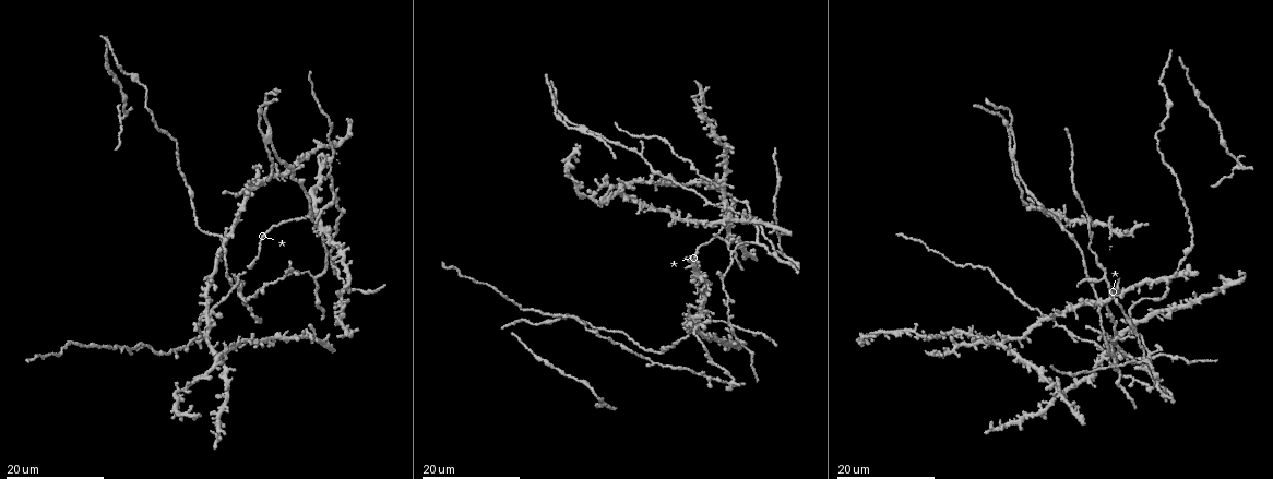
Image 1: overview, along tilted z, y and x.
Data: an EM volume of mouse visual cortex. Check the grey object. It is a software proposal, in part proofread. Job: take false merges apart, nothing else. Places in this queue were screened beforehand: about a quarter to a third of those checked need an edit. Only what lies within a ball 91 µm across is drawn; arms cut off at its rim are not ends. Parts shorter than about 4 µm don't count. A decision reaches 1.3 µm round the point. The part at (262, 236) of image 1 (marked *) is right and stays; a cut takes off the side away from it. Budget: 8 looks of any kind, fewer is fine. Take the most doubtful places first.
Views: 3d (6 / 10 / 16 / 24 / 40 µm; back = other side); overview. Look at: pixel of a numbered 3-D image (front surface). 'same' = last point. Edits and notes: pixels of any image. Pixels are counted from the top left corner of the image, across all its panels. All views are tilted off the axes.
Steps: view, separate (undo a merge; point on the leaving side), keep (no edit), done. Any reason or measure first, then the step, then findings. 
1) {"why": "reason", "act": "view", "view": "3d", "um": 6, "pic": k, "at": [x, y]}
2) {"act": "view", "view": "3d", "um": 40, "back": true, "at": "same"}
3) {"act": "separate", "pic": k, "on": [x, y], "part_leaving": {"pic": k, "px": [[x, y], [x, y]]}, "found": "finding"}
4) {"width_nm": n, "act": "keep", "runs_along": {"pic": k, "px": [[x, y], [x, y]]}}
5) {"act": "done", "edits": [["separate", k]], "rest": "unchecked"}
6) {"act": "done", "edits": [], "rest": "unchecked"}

{"act": "view", "view": "3d", "um": 24, "pic": 1, "at": [731, 325]}

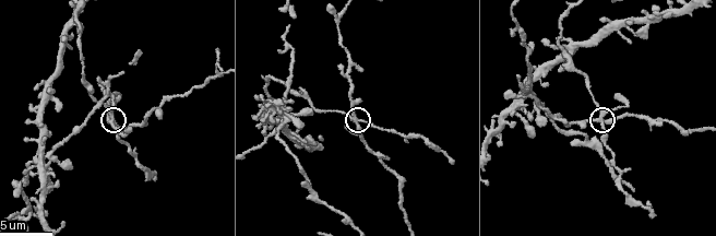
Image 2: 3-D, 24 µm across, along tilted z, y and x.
{"act": "view", "view": "3d", "um": 6, "pic": 2, "at": [114, 118]}

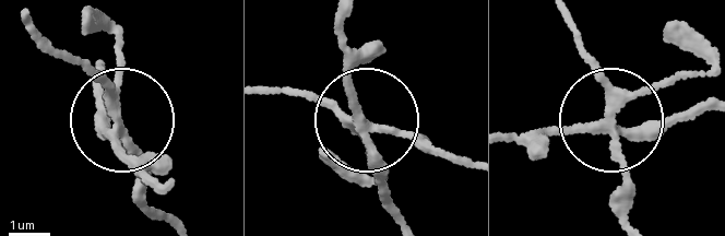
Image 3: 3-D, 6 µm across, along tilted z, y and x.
{"side_arm_um": 16, "act": "separate", "pic": 3, "on": [102, 81], "part_leaving": {"pic": 3, "px": [[123, 128], [103, 86], [36, 32]]}, "found": "a second neuron is stuck on"}

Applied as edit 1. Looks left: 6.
{"why": "four-way junction", "act": "view", "view": "3d", "um": 6, "pic": 2, "at": [218, 73]}

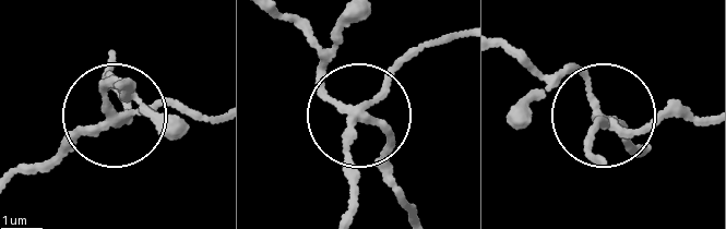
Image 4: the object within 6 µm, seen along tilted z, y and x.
{"arms": 4, "act": "separate", "pic": 4, "on": [392, 148], "part_leaving": {"pic": 4, "px": [[353, 111], [324, 91], [320, 48], [292, 16]]}, "found": "two neurons meet here"}

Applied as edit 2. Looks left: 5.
{"why": "three-way junction", "act": "view", "view": "3d", "um": 24, "pic": 1, "at": [265, 133]}

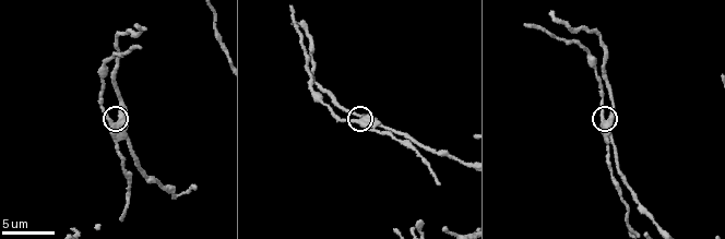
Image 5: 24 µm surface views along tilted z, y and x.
{"act": "view", "view": "3d", "um": 10, "pic": 5, "at": [366, 119]}

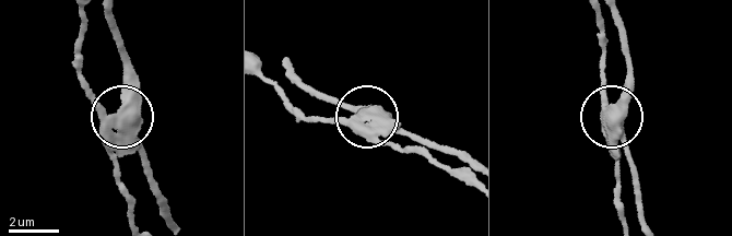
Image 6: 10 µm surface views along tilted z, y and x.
{"side_arm_um": 18, "act": "separate", "pic": 6, "on": [95, 107], "part_leaving": {"pic": 6, "px": [[125, 121], [104, 107], [82, 73], [77, 46], [82, 15]]}, "found": "a second neuron is stuck on"}

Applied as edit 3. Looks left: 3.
{"why": "four or more arms meet", "act": "view", "view": "3d", "um": 16, "pic": 1, "at": [1097, 300]}

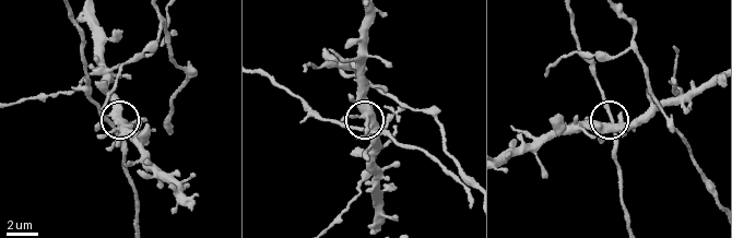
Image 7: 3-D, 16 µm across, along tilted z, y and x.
{"why": "zoom in", "act": "view", "view": "3d", "um": 6, "pic": 7, "at": [111, 126]}

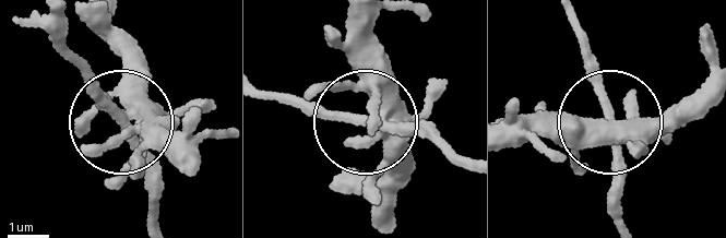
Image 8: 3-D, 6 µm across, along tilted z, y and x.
{"act": "view", "view": "3d", "um": 6, "back": true, "pic": 8, "at": [123, 116]}

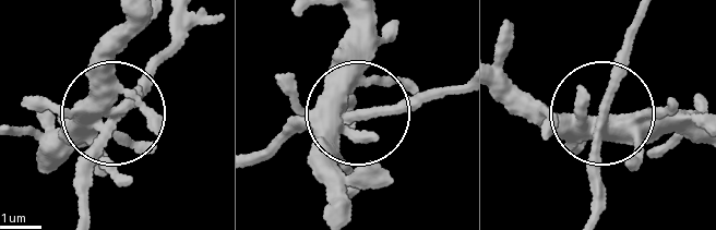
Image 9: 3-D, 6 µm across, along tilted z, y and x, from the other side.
{"width_nm": 340, "act": "keep", "found": "all the same neuron"}

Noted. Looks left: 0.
{"act": "done", "edits": [["separate", 3], ["separate", 4], ["separate", 6]], "rest": "unchecked"}

